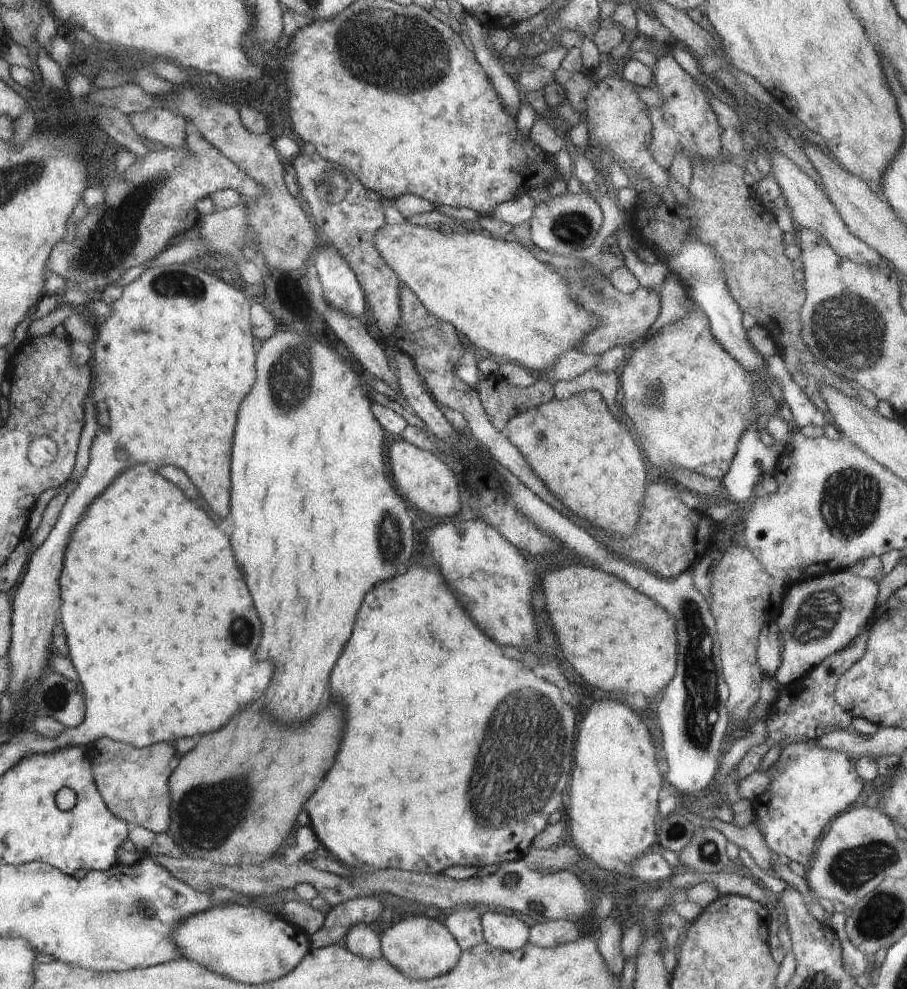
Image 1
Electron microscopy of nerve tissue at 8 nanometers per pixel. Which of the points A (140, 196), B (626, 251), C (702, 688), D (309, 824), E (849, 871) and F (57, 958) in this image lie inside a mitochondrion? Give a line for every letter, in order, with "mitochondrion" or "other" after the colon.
A: mitochondrion
B: other
C: mitochondrion
D: other
E: mitochondrion
F: other

